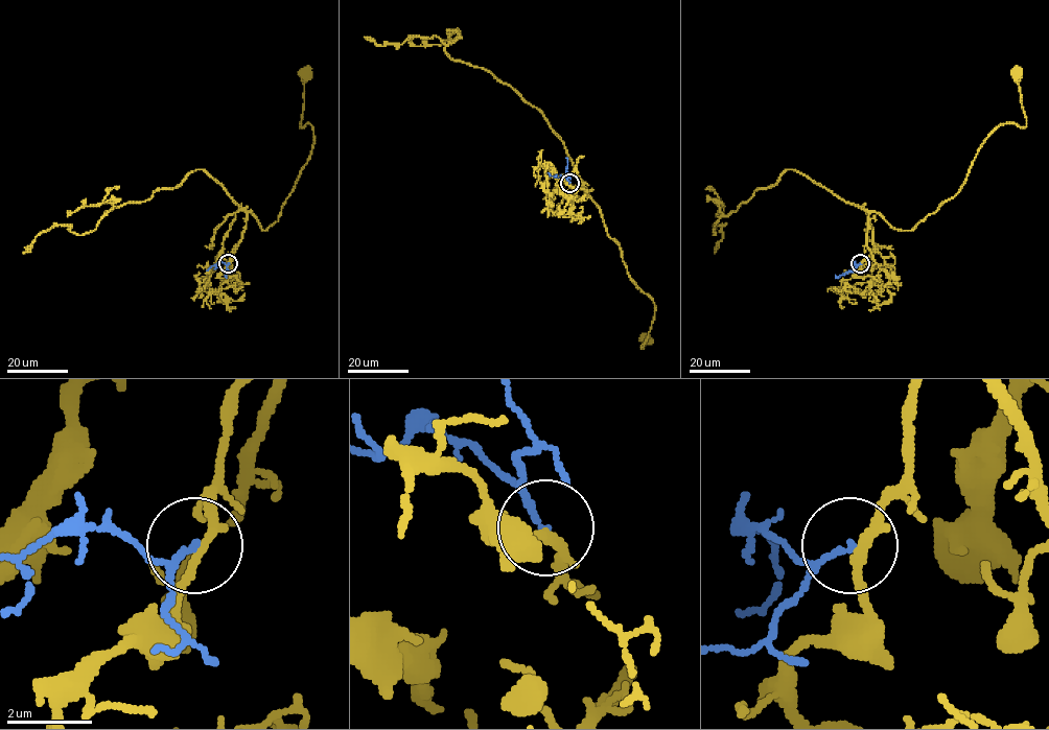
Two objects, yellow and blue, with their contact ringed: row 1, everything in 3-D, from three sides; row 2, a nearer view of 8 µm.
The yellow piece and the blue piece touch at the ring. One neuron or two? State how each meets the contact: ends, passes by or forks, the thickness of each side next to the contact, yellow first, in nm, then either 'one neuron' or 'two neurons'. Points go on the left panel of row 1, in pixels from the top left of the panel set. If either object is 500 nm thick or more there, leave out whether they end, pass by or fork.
yellow passes by; blue ends there; 200 nm thick on the yellow side, 140 nm on the other; two neurons

